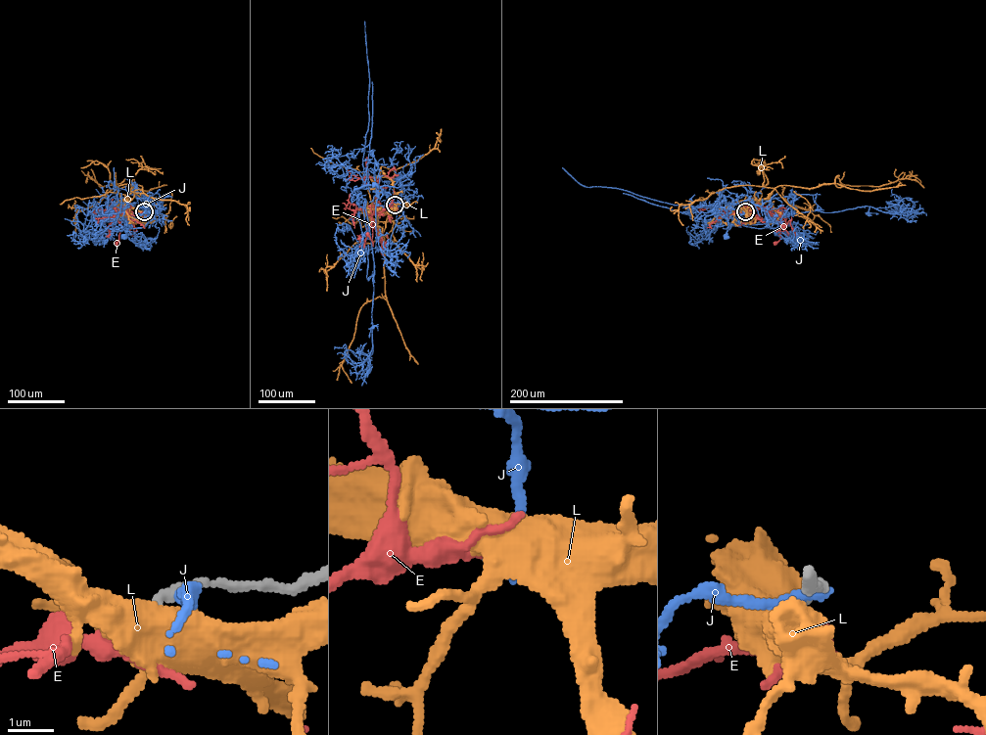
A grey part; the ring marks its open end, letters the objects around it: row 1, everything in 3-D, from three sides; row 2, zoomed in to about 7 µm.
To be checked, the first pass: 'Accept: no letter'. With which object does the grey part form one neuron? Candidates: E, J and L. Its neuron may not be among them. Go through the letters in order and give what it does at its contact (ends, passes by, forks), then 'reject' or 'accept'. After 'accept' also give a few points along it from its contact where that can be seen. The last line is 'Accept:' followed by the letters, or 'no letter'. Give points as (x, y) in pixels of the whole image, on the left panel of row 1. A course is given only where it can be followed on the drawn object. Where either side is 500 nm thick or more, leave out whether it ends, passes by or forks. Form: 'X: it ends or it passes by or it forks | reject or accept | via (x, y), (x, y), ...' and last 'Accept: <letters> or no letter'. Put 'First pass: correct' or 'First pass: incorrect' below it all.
E: it ends | accept | via (144, 211), (131, 214), (120, 209), (121, 229), (117, 243)
J: it ends | reject
L: reject
Accept: E
First pass: incorrect

